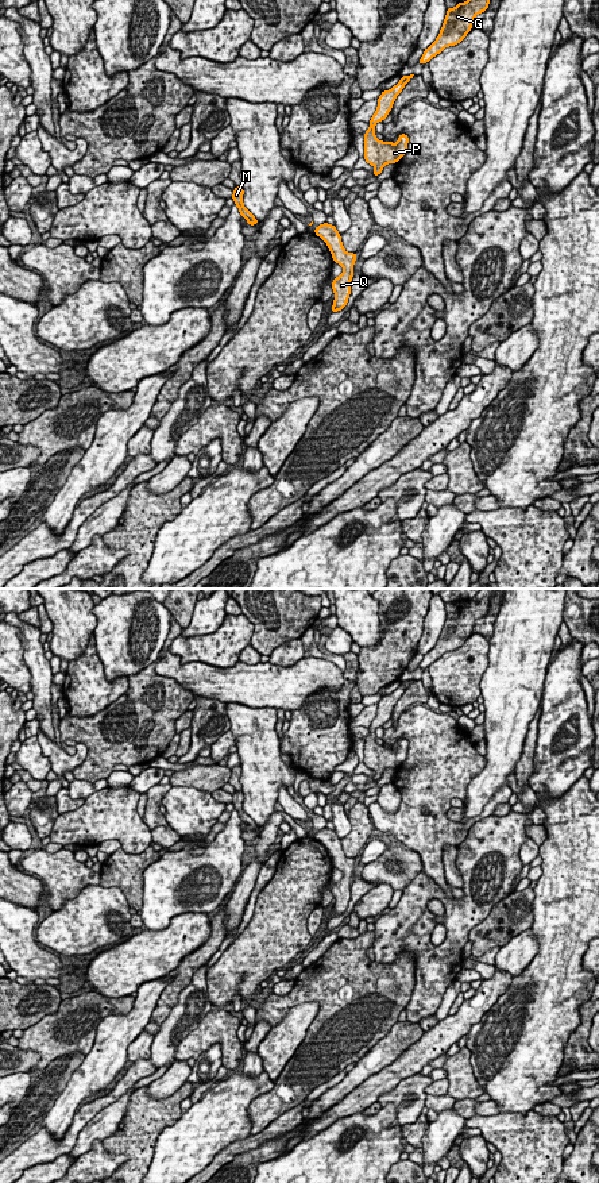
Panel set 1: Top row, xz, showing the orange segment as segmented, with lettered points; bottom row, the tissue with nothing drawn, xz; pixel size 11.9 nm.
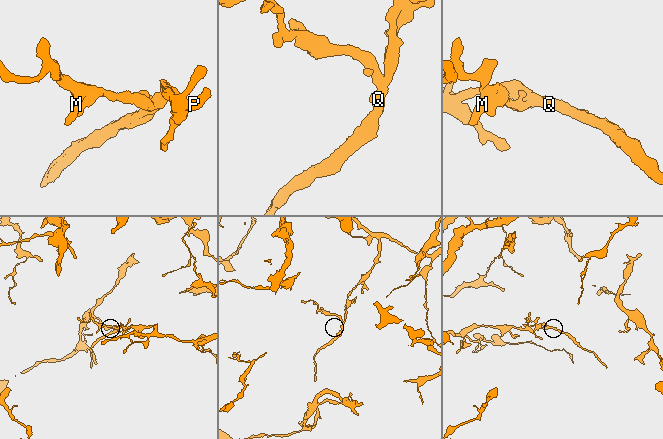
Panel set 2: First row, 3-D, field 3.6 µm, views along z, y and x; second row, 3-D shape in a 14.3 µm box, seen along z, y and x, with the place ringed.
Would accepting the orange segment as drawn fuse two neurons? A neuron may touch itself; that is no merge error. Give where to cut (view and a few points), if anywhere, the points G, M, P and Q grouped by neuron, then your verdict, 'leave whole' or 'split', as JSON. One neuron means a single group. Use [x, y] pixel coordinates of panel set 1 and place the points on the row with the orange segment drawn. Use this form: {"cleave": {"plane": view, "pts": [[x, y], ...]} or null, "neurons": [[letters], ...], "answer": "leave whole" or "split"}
{"cleave": null, "neurons": [["G", "M", "P", "Q"]], "answer": "leave whole"}

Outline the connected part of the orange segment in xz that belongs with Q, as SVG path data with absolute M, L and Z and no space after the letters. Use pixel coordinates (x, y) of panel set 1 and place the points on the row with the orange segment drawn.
M324 223L314 228L314 234L320 236L332 253L335 263L343 266L343 274L332 281L335 300L331 312L345 308L351 294L351 280L353 277L353 265L358 254L347 253L341 243L341 235L335 226Z

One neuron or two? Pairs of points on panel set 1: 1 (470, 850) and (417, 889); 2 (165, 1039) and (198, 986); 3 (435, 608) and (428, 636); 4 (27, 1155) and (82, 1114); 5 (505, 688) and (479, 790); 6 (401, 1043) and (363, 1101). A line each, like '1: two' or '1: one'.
1: one
2: one
3: one
4: one
5: one
6: two

